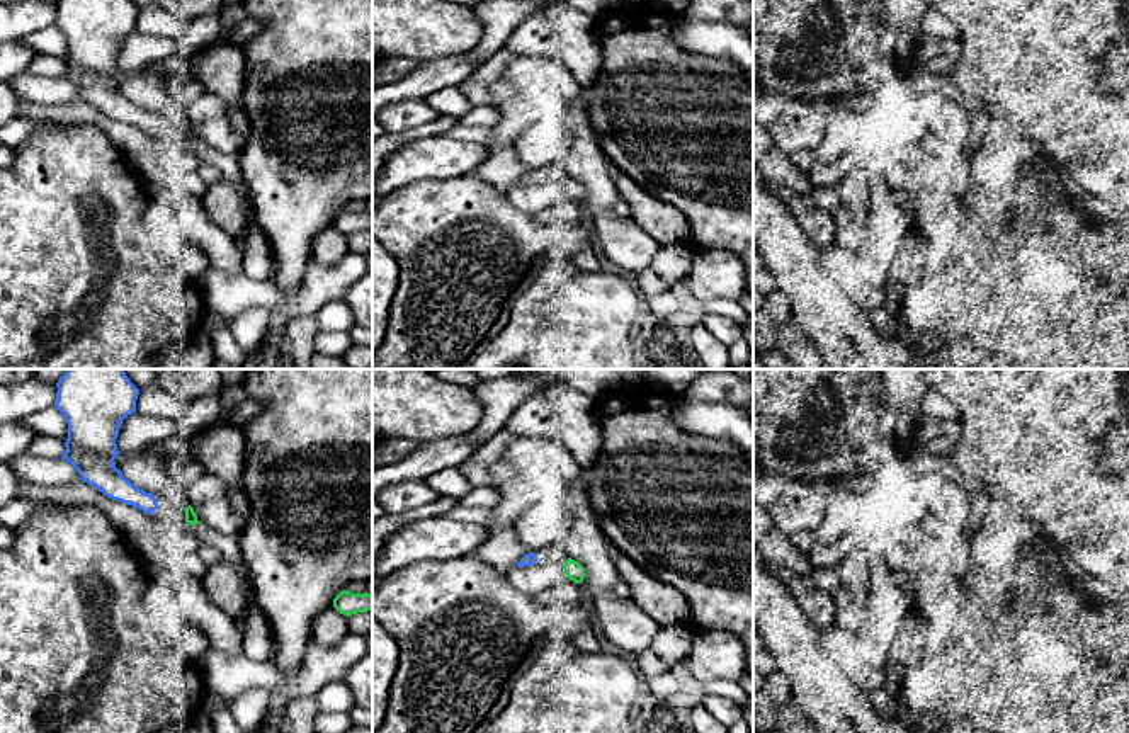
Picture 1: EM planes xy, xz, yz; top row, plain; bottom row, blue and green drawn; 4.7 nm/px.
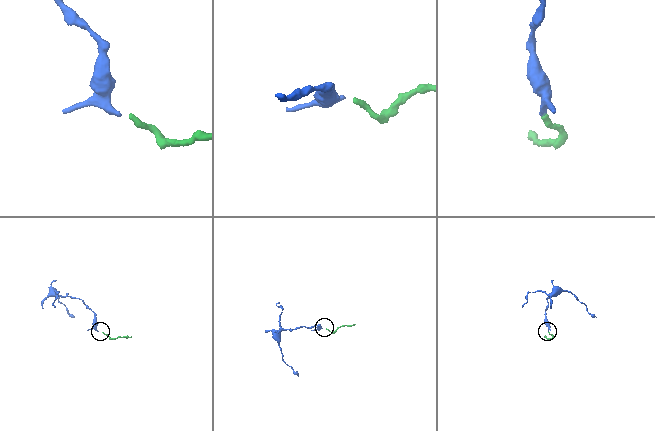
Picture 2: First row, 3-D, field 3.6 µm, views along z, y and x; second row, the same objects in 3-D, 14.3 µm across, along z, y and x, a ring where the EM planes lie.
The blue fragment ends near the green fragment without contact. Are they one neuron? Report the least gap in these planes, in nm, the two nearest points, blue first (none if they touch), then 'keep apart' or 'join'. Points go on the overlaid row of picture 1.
gap 130 nm; span xz (536, 560), (563, 565); join

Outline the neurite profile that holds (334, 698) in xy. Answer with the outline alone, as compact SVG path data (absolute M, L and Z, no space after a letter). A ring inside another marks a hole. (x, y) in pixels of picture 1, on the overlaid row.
M343 680L323 685L316 694L316 702L325 713L349 713L354 706L354 694Z

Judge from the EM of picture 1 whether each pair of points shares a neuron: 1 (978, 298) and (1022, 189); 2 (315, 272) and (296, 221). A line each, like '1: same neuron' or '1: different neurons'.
1: same neuron
2: different neurons

